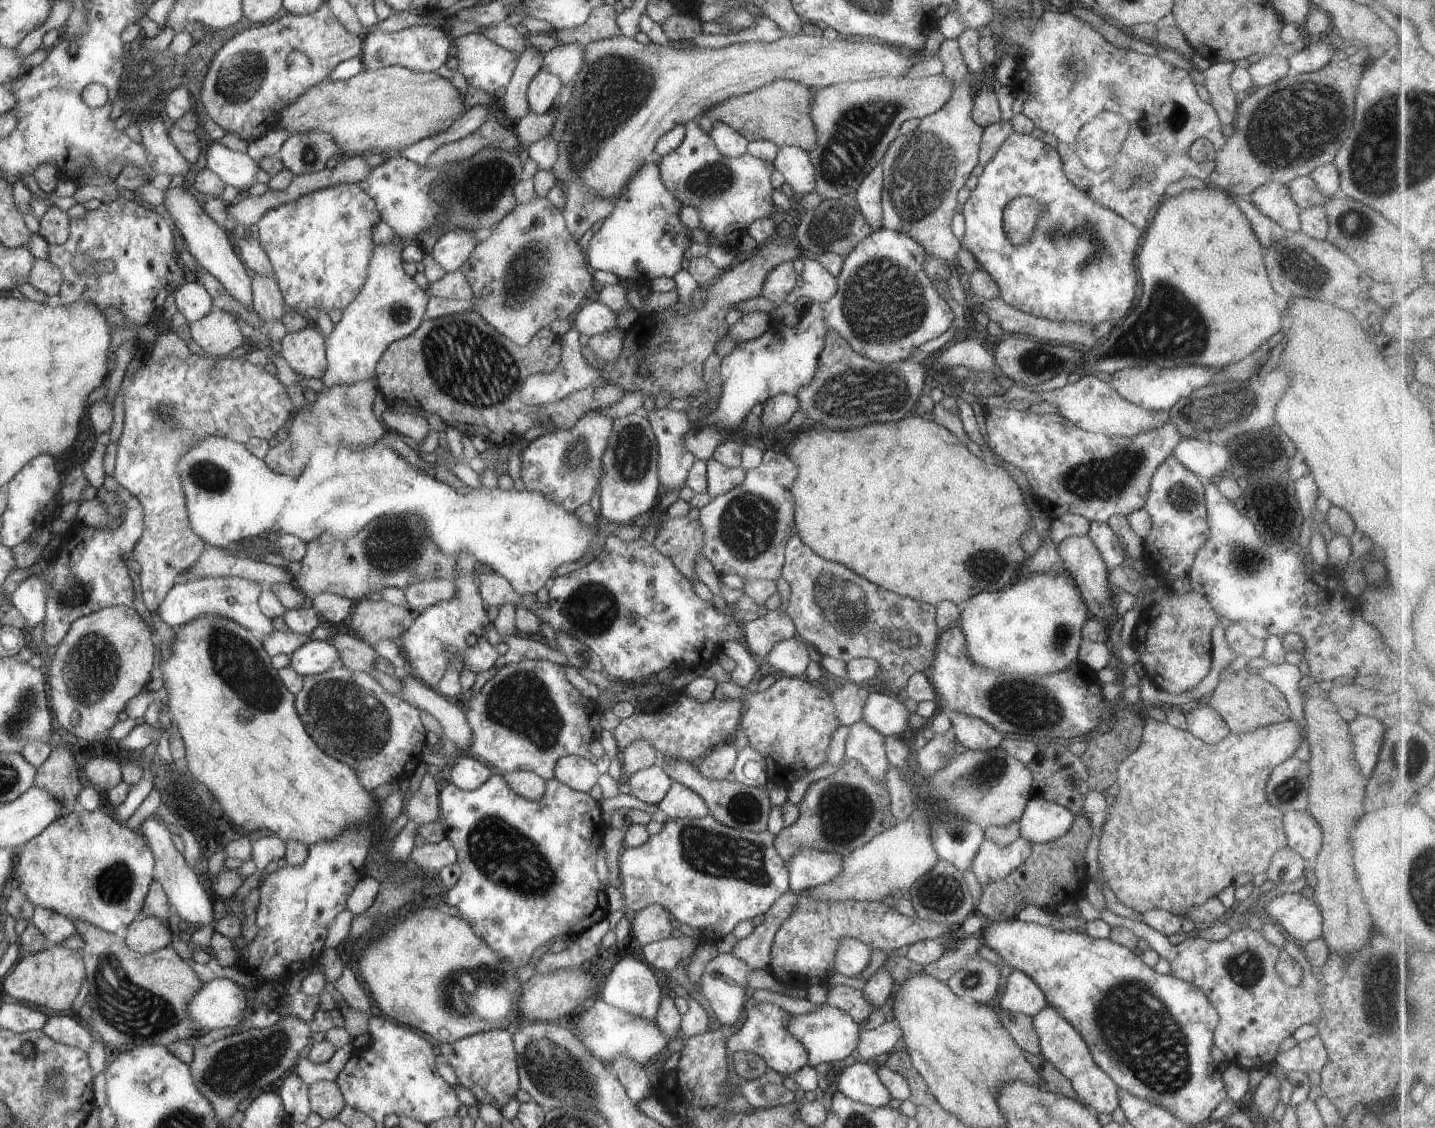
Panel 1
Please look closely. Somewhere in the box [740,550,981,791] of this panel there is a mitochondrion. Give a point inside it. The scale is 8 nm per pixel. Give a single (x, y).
(841, 608)

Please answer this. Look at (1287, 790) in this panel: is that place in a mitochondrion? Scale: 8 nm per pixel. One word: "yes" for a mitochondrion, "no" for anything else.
yes

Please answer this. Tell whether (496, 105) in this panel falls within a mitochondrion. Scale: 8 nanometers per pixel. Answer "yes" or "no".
no

